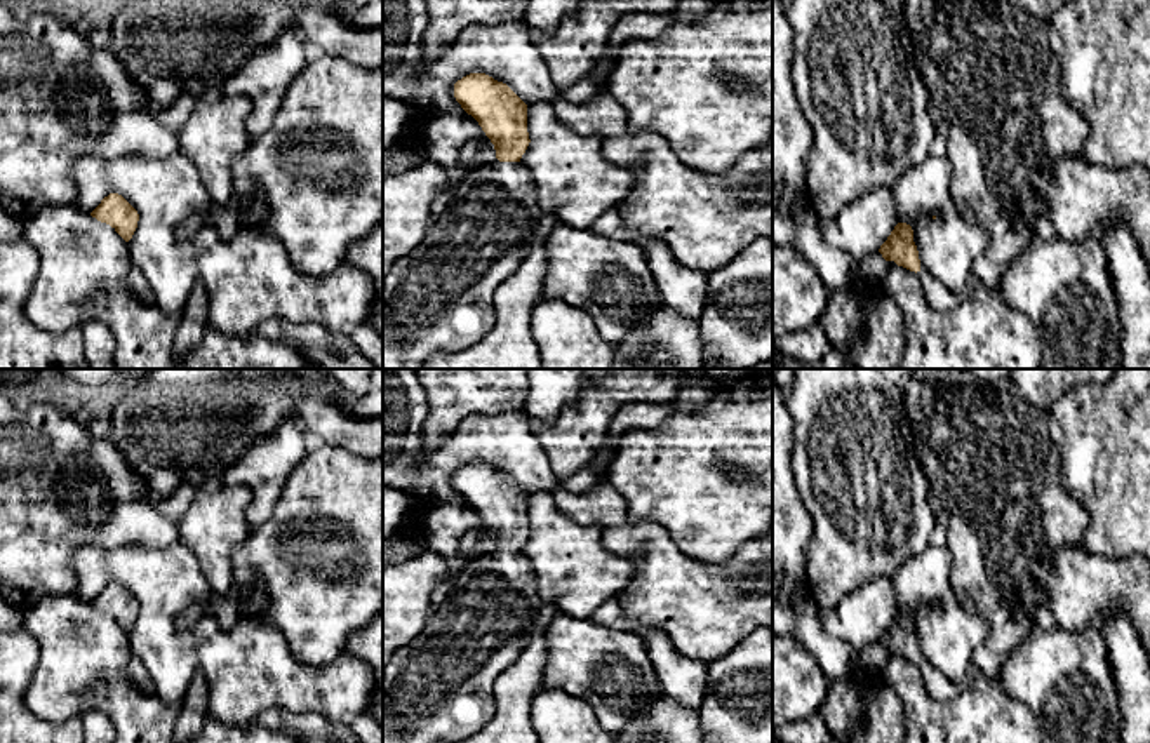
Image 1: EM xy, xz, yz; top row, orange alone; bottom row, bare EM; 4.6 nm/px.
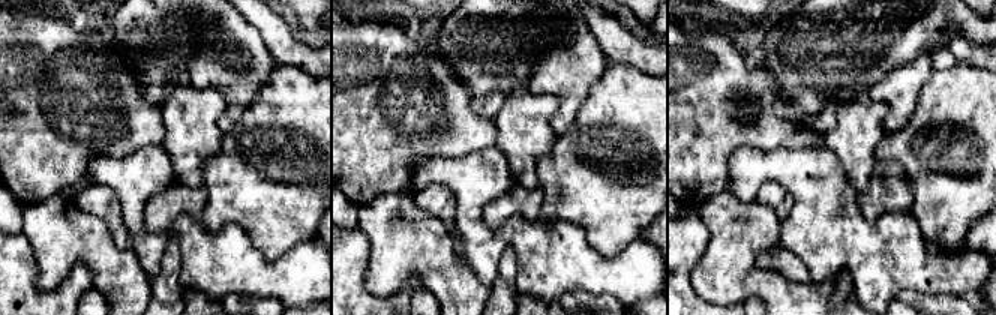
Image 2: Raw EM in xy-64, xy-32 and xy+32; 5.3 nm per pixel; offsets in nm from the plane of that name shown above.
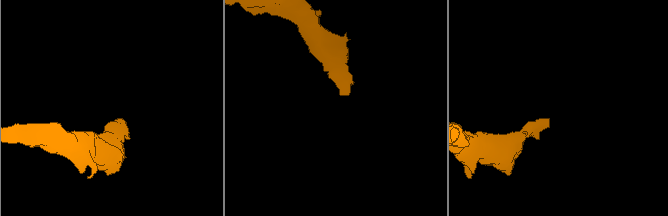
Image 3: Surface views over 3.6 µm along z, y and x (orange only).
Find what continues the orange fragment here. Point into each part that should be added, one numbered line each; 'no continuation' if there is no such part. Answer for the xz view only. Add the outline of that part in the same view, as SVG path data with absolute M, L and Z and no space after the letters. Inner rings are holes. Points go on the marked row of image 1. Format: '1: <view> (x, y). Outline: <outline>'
1: xz (437, 300). Outline: M496 160L466 172L423 242L398 259L383 284L383 369L423 369L435 353L471 346L496 322L492 296L518 270L545 214L520 162Z

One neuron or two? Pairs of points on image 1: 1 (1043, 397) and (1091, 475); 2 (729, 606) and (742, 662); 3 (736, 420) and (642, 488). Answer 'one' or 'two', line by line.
1: two
2: two
3: one

